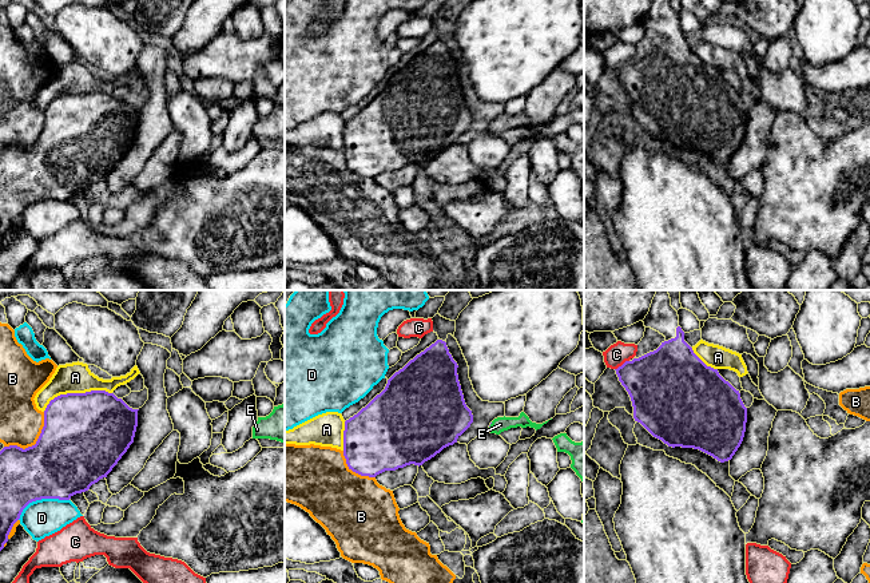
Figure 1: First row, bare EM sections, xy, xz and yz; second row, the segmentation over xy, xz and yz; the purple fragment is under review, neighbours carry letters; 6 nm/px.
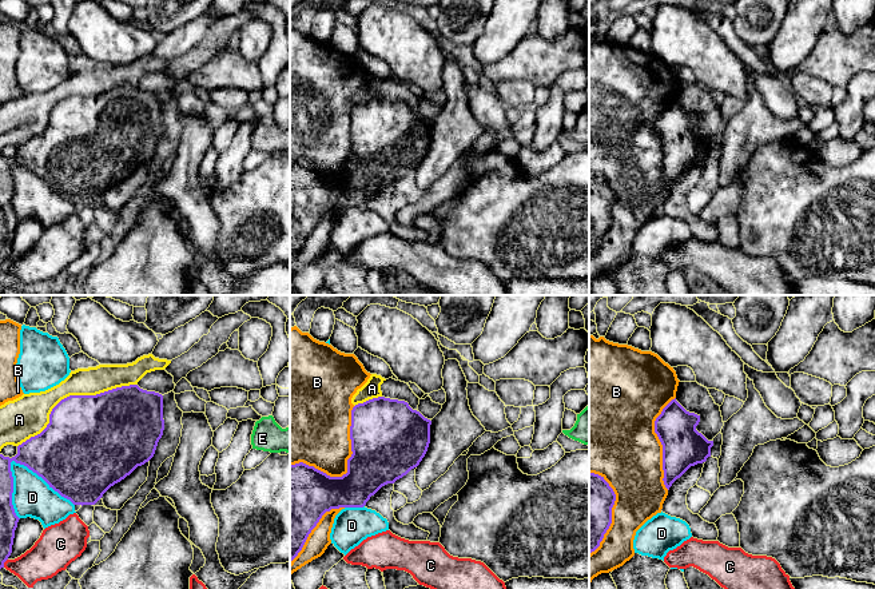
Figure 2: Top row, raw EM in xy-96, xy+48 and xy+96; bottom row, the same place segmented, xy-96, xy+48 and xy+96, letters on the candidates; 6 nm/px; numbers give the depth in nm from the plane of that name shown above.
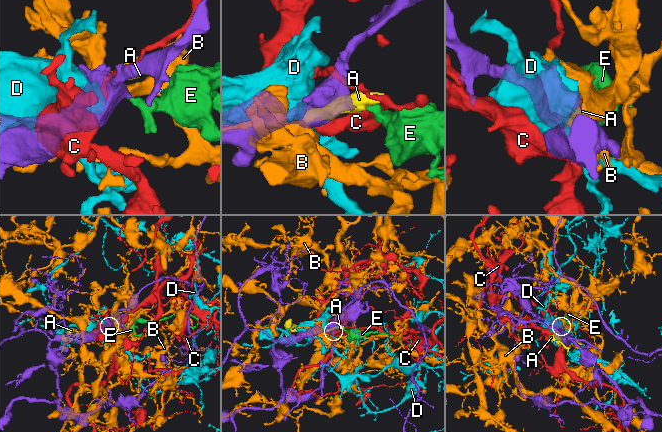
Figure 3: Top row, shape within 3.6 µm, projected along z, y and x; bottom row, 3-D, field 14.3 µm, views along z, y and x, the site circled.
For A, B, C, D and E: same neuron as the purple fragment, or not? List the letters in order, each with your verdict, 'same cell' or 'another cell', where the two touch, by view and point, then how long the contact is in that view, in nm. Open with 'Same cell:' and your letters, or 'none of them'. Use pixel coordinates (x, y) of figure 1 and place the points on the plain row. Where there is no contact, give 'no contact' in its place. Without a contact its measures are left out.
Same cell: E
A: another cell; contact xy (75, 94); length 440 nm
B: another cell; contact xy (36, 143); length 320 nm
C: another cell; contact yz (623, 64); length 110 nm
D: another cell; contact xy (40, 199); length 340 nm
E: same cell; no contact

